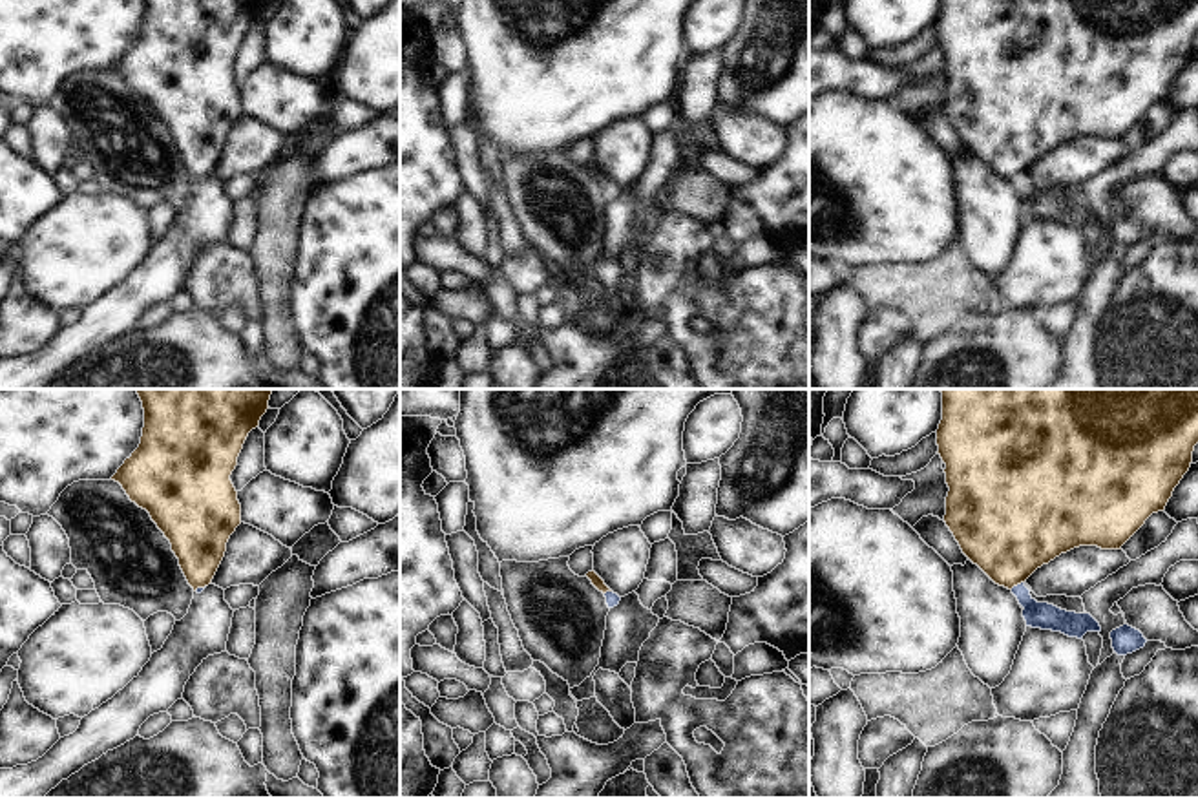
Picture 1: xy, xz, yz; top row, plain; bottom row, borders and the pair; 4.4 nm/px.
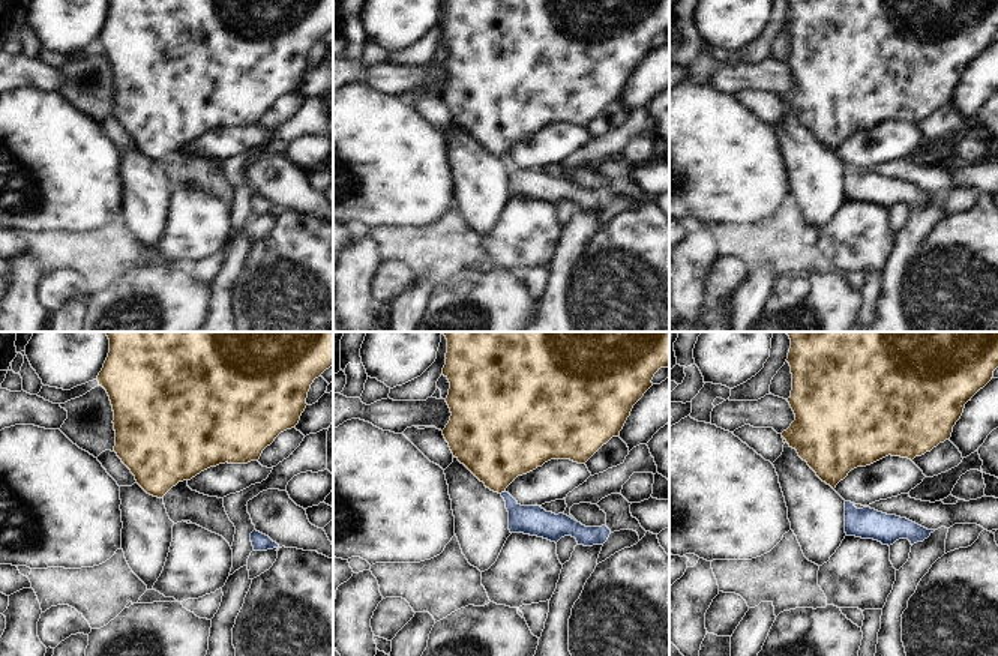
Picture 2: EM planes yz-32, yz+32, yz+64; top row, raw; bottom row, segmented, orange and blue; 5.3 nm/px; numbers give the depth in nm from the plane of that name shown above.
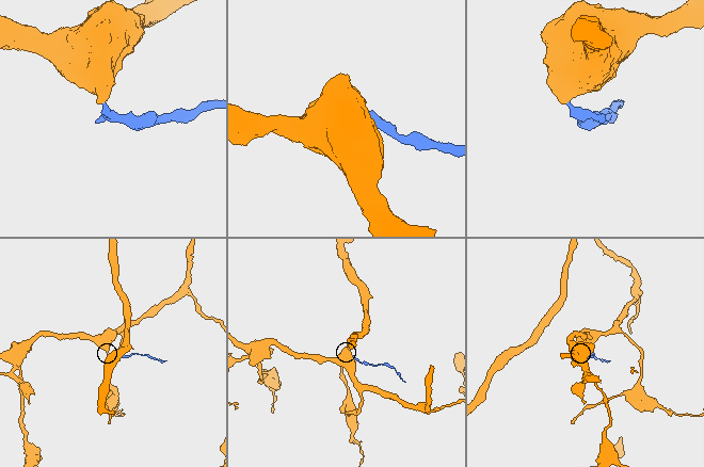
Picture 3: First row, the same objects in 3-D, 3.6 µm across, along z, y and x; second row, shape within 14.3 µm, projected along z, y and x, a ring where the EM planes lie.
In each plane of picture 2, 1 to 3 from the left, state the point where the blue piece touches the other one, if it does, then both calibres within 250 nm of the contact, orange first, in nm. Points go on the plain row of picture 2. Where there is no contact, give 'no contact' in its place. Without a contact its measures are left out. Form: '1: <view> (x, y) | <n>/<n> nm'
1: no contact
2: yz+32 (502, 155) | 400/160 nm
3: no contact

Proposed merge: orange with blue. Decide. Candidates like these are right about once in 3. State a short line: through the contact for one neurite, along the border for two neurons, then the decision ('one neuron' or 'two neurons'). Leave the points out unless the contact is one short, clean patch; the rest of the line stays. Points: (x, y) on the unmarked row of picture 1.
yz (1023, 172), (1010, 179) | two neurons

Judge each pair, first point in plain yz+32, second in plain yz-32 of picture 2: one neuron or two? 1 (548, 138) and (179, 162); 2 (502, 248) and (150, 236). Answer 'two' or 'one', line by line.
1: two
2: two

